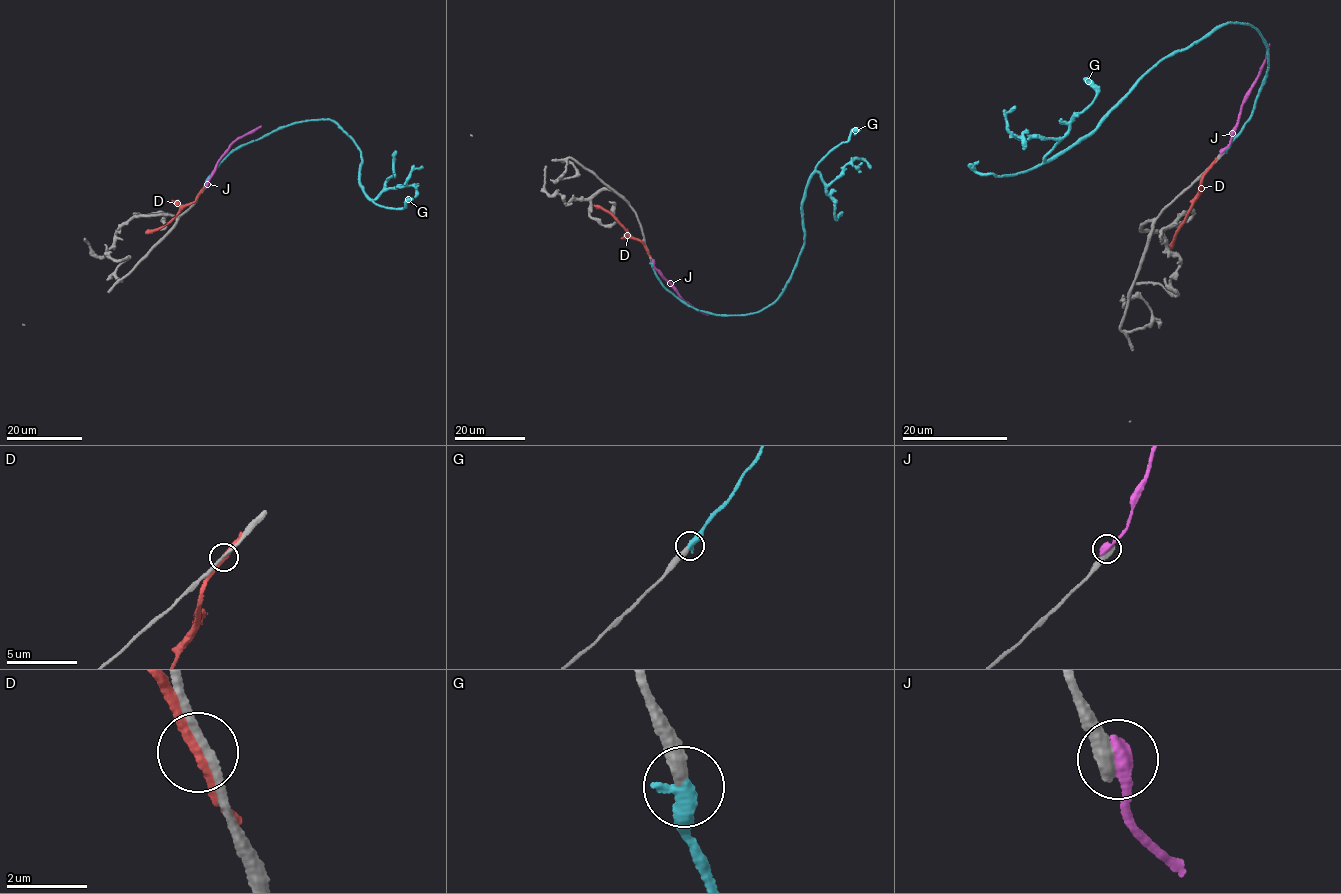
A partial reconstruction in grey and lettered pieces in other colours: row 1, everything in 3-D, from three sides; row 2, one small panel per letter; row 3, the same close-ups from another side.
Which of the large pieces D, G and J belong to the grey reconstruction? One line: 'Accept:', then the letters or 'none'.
Accept: G

